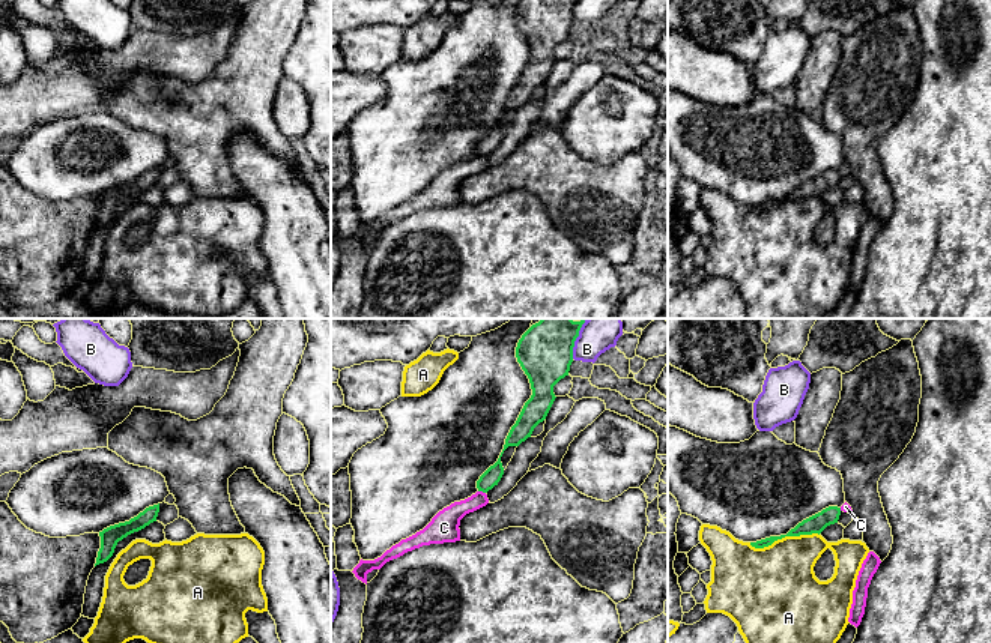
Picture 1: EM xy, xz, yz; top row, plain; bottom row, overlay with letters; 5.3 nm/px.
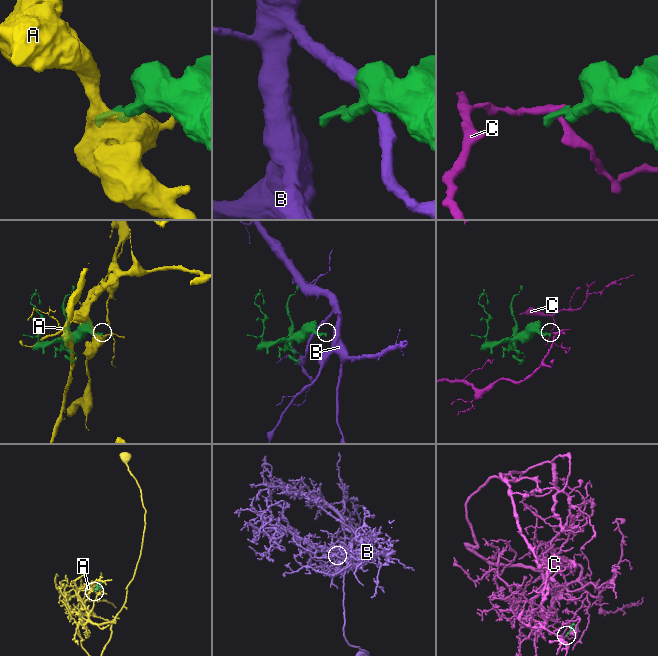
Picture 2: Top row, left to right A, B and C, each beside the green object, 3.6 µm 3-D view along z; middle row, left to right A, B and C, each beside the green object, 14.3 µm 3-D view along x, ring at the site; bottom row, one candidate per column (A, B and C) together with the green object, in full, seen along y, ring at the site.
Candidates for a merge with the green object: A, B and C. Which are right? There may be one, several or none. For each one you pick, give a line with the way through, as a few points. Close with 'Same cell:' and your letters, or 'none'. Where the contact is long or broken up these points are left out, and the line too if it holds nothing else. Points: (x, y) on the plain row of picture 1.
Same cell: none

